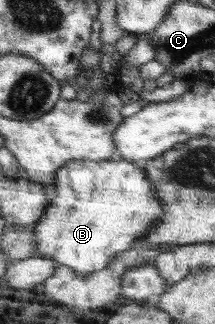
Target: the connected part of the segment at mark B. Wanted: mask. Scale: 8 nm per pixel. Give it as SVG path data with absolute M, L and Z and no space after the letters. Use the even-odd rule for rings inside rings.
M105 159L103 161L71 161L61 166L57 171L58 196L48 203L43 217L36 222L35 244L36 254L47 259L53 259L59 266L75 270L75 274L85 277L95 271L108 267L121 251L129 251L134 244L153 231L152 225L160 218L162 207L157 199L156 187L144 170L142 162L126 159Z

